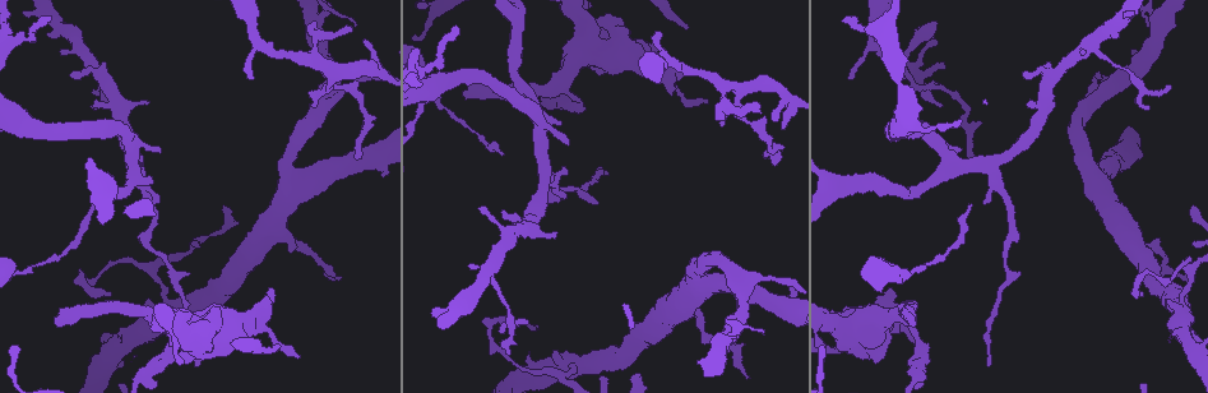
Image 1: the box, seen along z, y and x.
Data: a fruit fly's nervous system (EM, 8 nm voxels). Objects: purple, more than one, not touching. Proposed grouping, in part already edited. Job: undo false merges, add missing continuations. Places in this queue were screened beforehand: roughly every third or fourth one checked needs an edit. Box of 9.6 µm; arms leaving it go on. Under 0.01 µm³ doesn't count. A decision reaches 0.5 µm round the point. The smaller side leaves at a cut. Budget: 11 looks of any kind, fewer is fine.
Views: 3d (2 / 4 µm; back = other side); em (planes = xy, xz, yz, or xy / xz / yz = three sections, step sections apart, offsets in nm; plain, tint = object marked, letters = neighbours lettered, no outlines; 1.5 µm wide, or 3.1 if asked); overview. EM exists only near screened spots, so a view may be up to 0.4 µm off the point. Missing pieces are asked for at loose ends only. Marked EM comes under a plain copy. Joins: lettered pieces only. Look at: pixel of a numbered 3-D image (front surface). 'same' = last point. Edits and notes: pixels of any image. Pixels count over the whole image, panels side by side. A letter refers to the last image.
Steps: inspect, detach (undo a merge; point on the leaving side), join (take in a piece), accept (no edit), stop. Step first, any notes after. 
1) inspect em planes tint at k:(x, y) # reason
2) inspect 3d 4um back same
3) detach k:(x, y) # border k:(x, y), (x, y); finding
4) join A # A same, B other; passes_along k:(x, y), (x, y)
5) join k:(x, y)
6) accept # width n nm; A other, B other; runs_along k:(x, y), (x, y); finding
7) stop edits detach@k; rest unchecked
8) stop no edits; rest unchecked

inspect em planes letters at 1:(502, 155) # long arm stops here

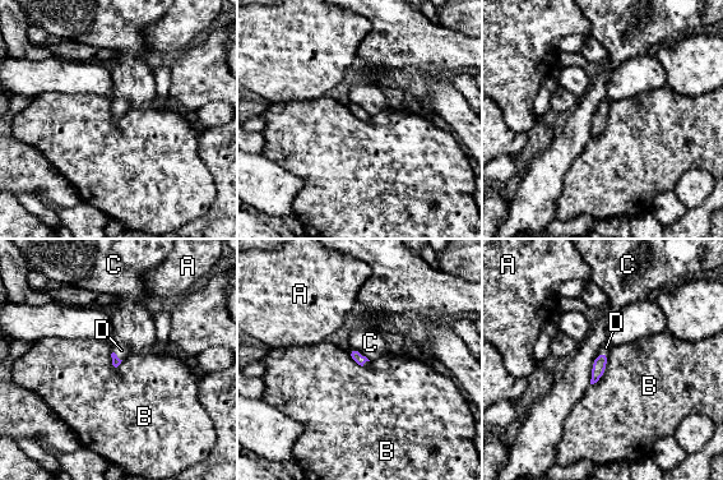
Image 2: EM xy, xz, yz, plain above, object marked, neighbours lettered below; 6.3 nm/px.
join D # longest_contact B 240 nm; A other, B other, C other, D same; the cell continues

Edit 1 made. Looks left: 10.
inspect em xz step 4 tint at 1:(57, 325) # free end

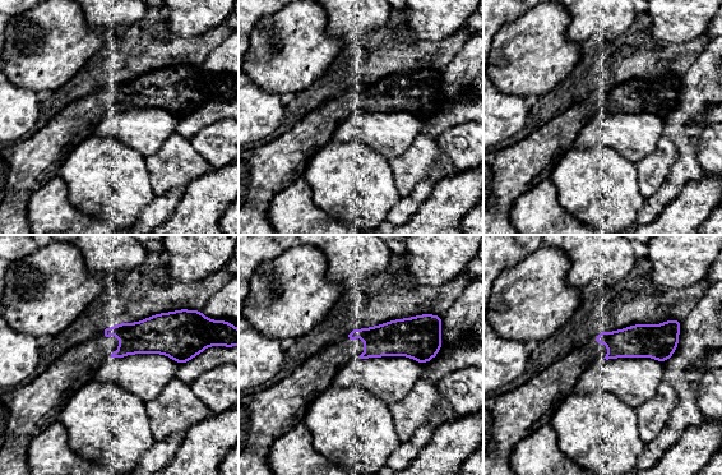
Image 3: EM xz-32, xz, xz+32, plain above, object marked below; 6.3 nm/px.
inspect em planes tint same # cut it another way

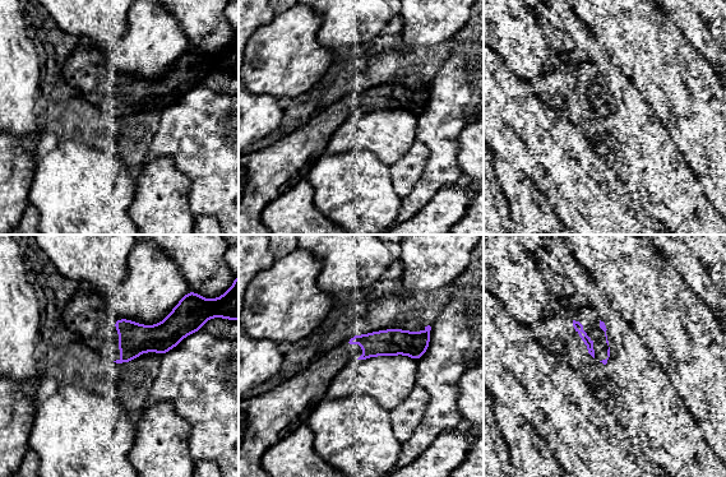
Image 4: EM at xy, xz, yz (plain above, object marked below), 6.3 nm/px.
inspect em planes letters same # see the neighbours

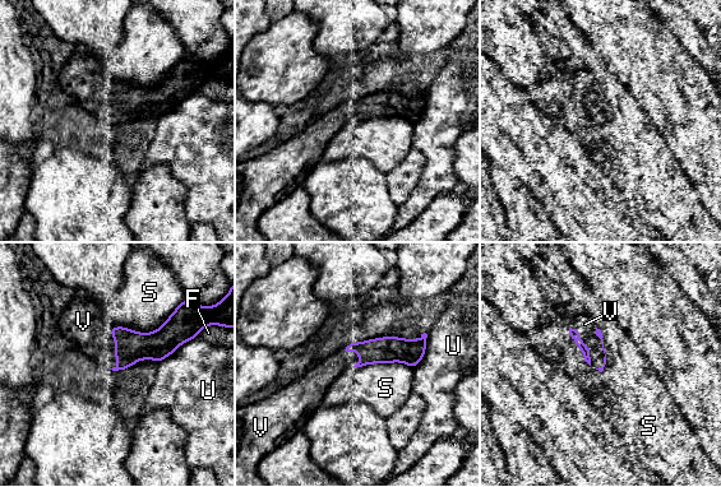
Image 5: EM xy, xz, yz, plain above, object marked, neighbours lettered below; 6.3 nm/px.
join V # F other, S other, U other, V same; the cell continues

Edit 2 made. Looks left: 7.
inspect 3d 4um back at 1:(685, 30) # long arm stops here

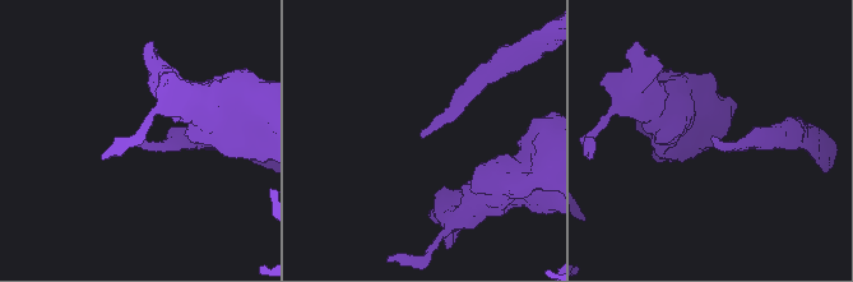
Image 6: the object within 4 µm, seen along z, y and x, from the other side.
inspect em planes letters at 6:(713, 144)

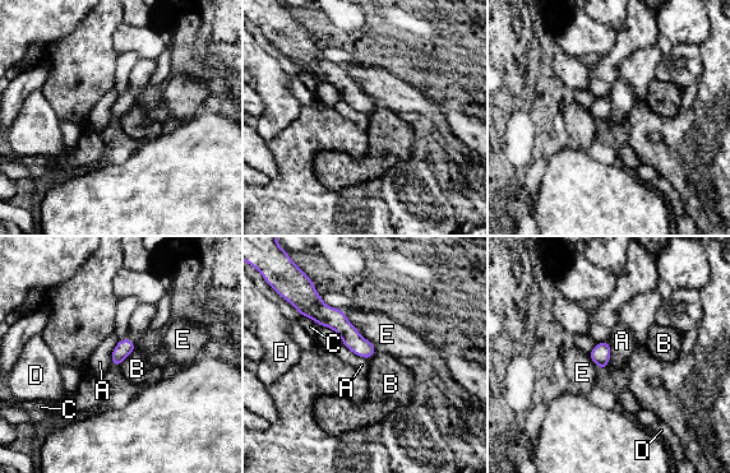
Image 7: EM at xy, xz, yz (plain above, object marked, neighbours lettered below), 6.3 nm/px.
accept # width 110 nm; longest_contact E 340 nm; A other, B other, C other, D other, E other; no lettered piece goes on from it

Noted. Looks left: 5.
inspect em planes letters at 1:(833, 189) # calibre changes

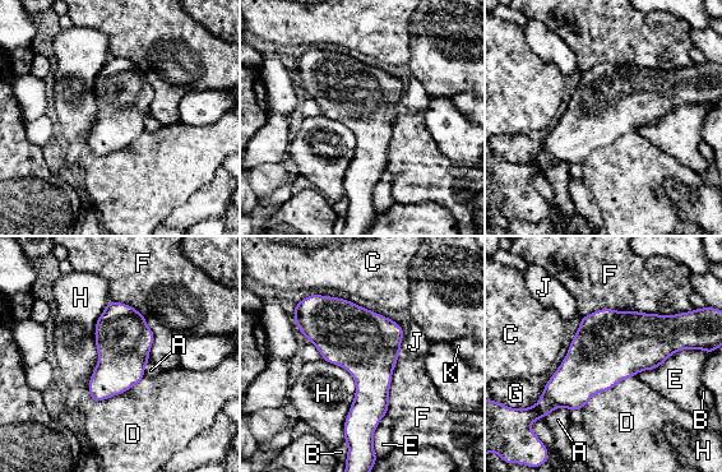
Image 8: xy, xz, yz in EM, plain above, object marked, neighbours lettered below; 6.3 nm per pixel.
accept # A other, B other, C other, D other, E other, F other, G other, H other, J other, K other; border 8:(109, 299), (96, 322), (89, 401); one cell here

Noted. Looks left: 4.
stop edits join@2, join@5; rest unchecked

